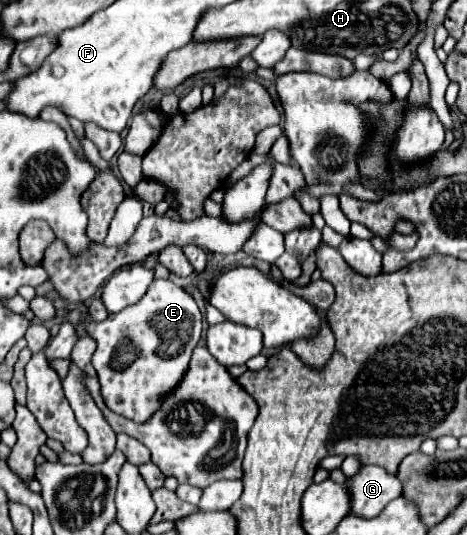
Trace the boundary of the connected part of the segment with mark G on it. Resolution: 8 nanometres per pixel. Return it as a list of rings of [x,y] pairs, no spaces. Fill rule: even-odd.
[[[364,466],[356,476],[348,478],[350,486],[350,500],[352,500],[352,512],[362,514],[364,518],[378,516],[394,498],[402,496],[402,482],[396,474],[390,474],[382,466]]]

